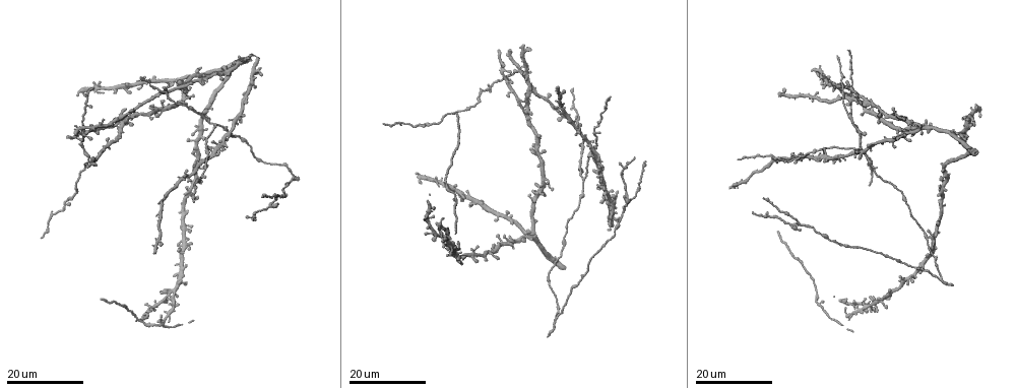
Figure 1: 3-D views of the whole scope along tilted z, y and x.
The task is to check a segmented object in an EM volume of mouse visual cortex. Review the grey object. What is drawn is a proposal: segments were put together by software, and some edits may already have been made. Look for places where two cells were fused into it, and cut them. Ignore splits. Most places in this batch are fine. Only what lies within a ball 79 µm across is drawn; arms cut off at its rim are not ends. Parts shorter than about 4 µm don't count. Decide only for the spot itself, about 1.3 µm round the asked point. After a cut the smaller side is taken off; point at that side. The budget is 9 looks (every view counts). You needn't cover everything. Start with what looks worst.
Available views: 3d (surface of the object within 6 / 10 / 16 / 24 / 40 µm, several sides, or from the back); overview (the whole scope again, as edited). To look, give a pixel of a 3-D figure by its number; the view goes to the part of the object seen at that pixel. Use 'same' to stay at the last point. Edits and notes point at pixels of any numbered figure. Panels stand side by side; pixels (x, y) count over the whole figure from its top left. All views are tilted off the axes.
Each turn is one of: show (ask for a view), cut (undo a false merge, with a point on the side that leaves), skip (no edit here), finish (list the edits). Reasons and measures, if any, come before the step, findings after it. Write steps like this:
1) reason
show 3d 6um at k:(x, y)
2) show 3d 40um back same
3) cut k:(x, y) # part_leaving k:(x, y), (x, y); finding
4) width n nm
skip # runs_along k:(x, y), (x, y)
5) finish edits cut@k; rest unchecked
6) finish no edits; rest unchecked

small branch off a trunk
show 3d 16um at 1:(205, 145)

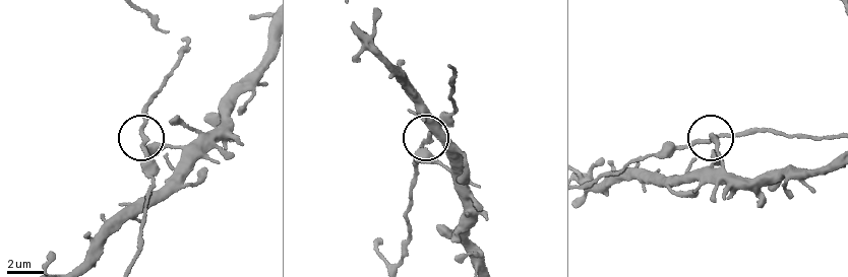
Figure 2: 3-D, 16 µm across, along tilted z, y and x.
show 3d 6um at 2:(705, 140)

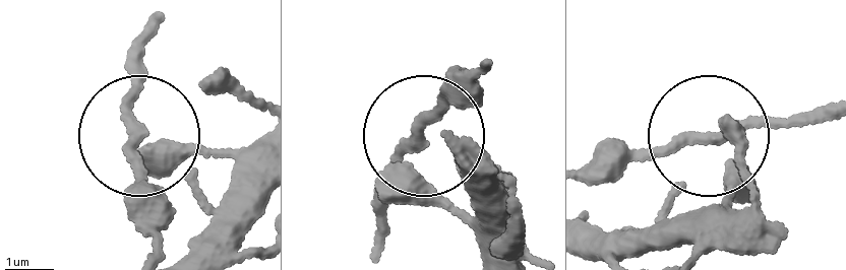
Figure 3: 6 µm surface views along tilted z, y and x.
side_arm 27 um; arms 3
skip # continuous, no second cell

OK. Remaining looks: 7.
three-way junction
show 3d 24um at 1:(862, 147)

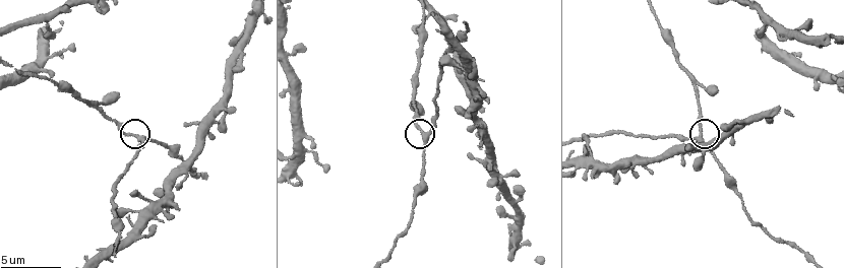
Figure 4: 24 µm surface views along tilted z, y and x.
show 3d 10um at 4:(698, 139)

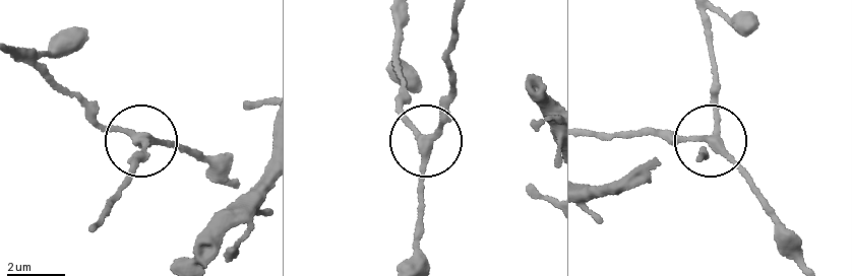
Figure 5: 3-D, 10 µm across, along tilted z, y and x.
width 240 nm
skip # one cell here

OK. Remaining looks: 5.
three-way junction
show 3d 24um at 1:(801, 224)

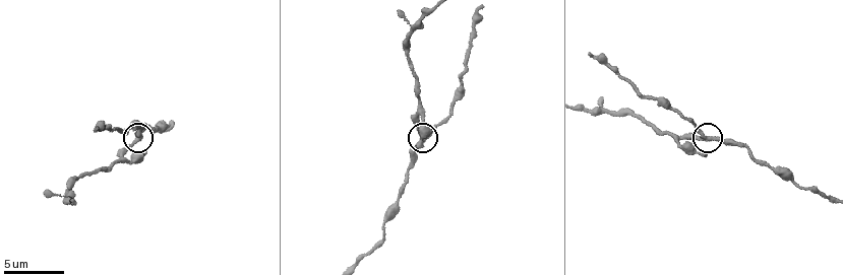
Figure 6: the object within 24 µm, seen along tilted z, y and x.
closer look
show 3d 6um at 6:(705, 137)

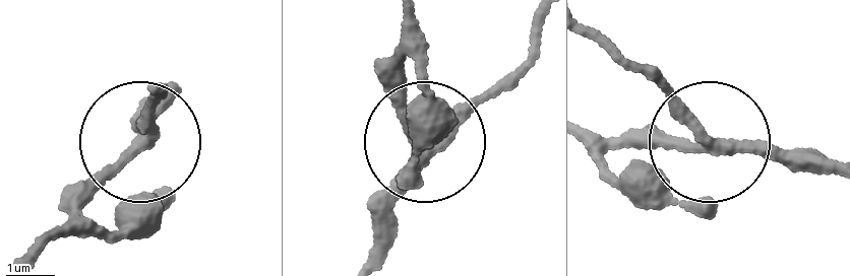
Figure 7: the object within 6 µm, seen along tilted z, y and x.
skip # runs_along 7:(367, 266), (382, 191), (529, 54); all the same cell

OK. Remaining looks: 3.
show 3d 16um at 1:(532, 231)

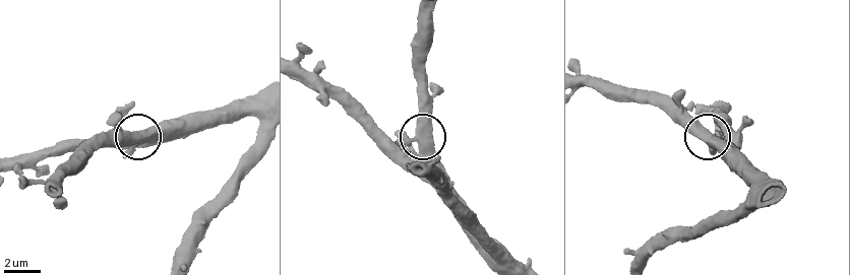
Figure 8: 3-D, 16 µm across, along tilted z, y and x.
closer look
show 3d 10um at 8:(414, 137)

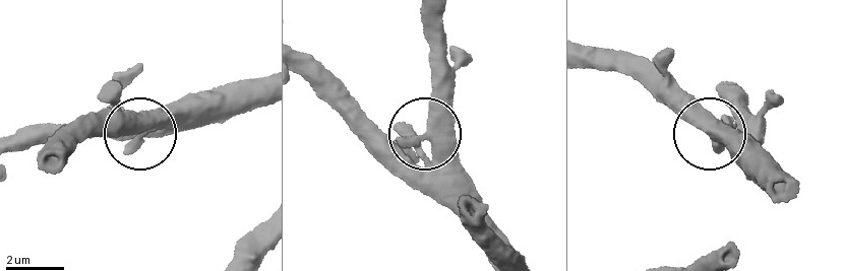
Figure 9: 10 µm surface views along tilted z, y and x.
arms 3
skip # all the same cell

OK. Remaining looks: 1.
finish no edits; rest unchecked

